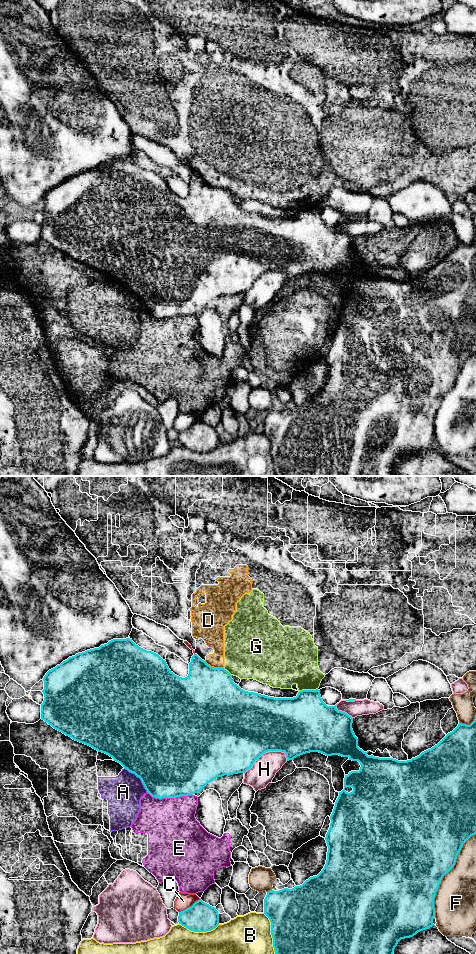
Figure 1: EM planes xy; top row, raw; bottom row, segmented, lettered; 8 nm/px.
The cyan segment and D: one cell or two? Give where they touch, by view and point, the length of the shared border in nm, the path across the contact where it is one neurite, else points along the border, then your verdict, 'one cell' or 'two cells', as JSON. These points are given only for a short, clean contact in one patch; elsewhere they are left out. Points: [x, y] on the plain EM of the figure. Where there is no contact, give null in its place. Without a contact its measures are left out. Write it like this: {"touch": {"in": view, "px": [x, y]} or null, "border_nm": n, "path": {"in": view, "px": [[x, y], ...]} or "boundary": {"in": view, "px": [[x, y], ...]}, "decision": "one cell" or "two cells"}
{"touch": {"in": "xy", "px": [213, 187]}, "border_nm": 170, "boundary": {"in": "xy", "px": [[204, 181], [211, 186], [223, 188]]}, "decision": "two cells"}

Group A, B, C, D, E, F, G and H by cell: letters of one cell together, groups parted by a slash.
A E / B / C / D G / F / H

